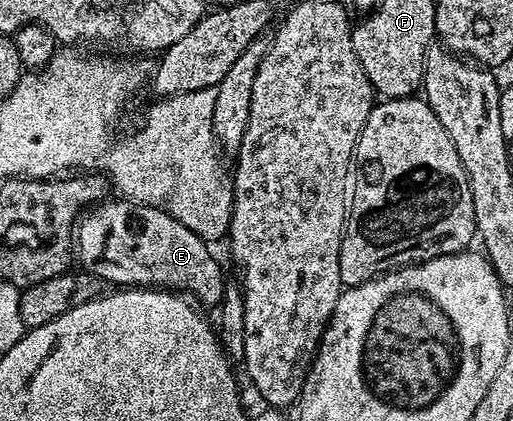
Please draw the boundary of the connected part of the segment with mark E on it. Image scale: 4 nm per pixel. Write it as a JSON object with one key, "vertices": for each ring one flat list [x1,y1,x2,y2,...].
{"vertices":[[123,198,105,199,89,207,79,217,74,229,74,256,83,271,102,278,112,286,135,286,171,290,177,294,193,292,204,304,219,305,224,298,226,281,218,261,212,257,209,241,204,240,194,230,186,230,169,212,149,204,136,204]]}

